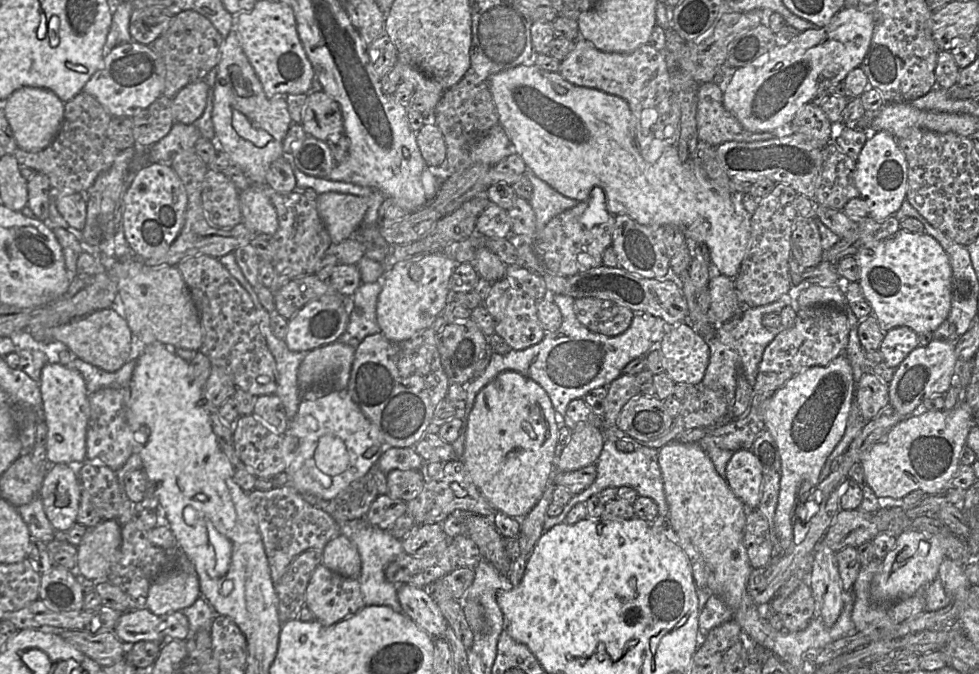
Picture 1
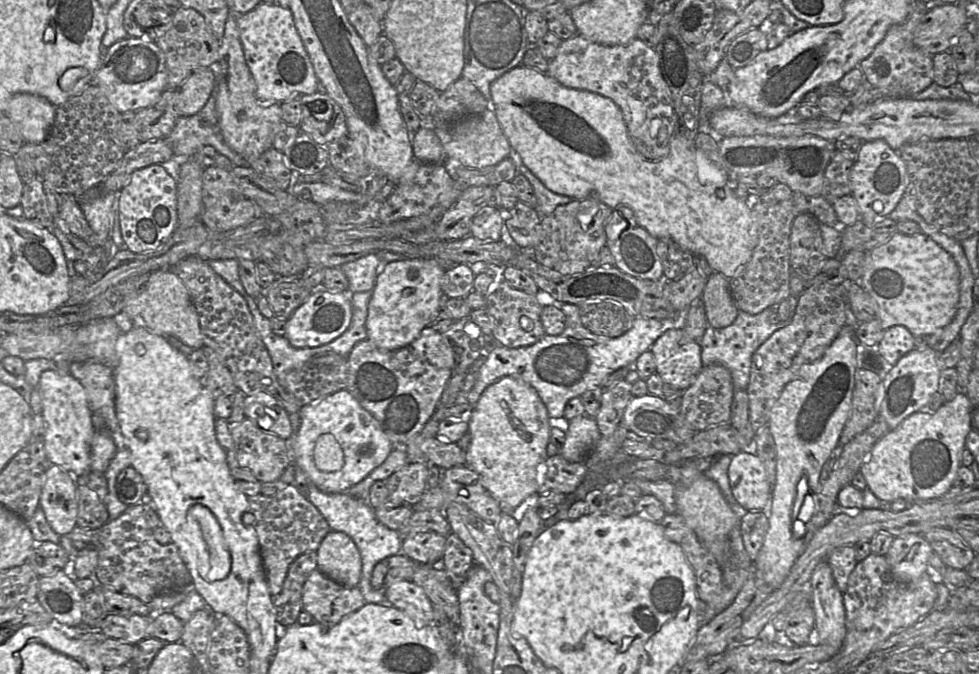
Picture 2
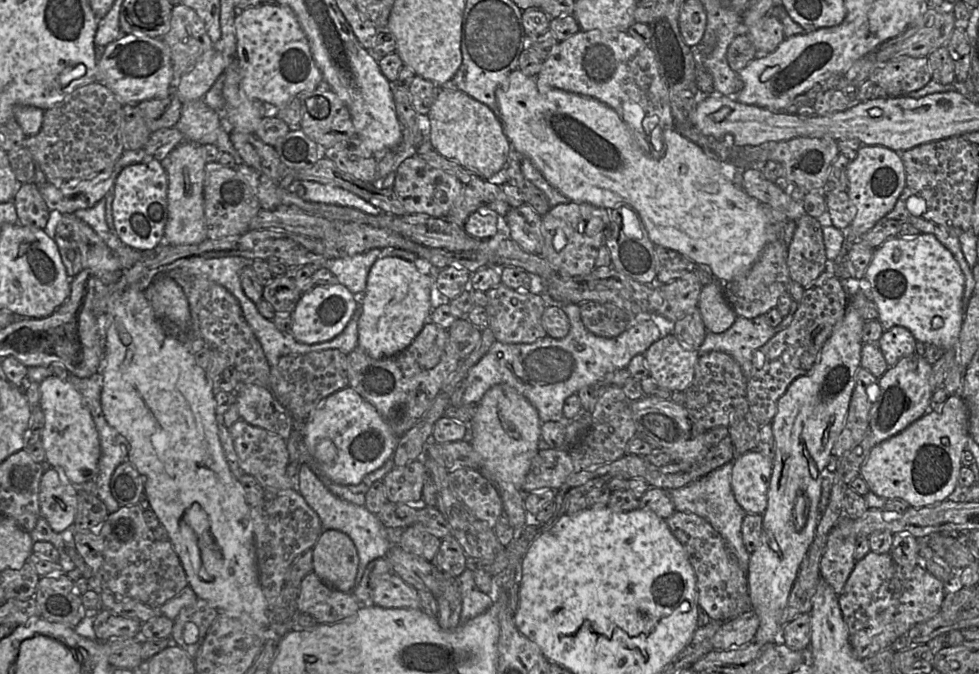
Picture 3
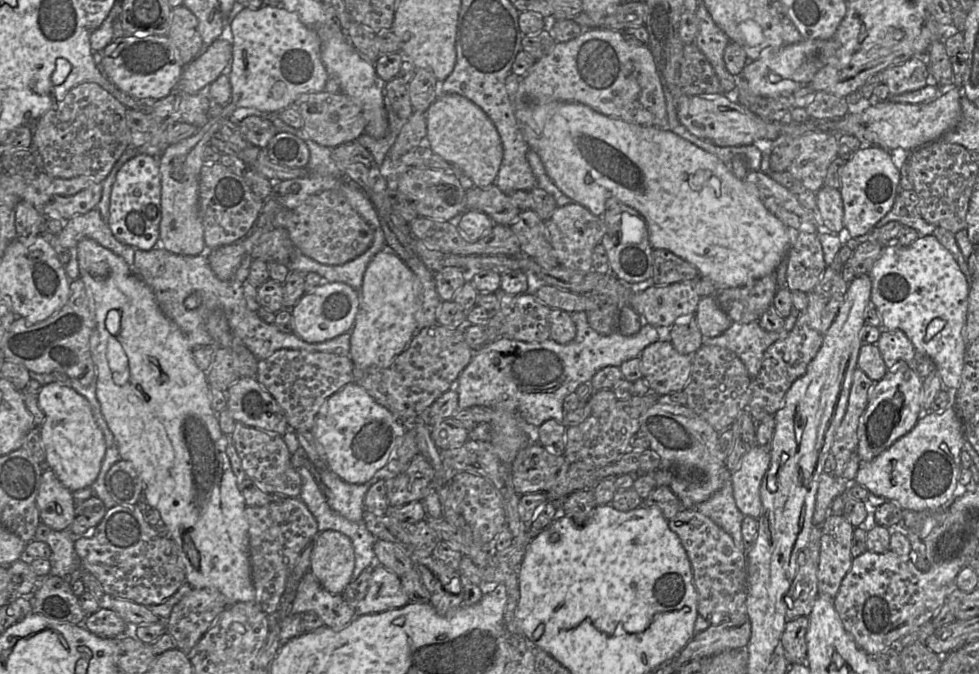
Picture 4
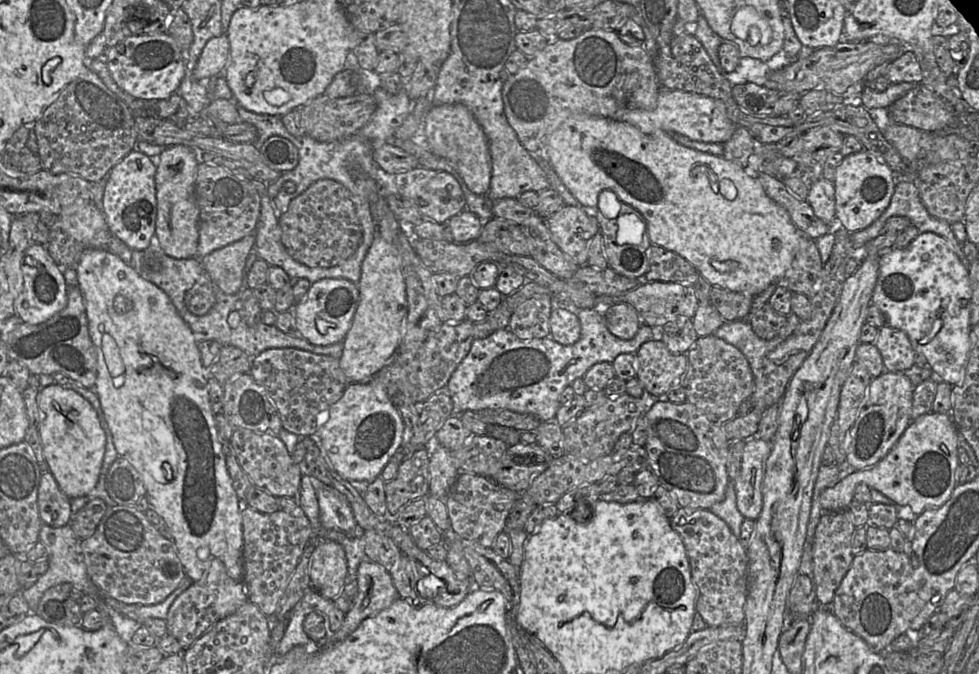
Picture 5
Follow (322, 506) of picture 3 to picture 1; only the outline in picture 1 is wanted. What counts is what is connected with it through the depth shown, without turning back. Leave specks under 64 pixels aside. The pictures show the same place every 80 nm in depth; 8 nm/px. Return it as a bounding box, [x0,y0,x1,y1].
[339,518,405,612]

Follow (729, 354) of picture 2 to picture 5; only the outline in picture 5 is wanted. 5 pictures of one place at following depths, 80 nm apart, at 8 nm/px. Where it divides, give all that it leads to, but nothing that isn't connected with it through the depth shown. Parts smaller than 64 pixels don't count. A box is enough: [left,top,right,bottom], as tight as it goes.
[713,312,800,379]

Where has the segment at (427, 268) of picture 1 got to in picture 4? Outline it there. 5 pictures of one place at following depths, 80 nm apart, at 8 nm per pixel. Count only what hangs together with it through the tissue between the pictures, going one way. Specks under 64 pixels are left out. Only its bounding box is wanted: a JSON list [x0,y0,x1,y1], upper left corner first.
[349,249,419,369]

